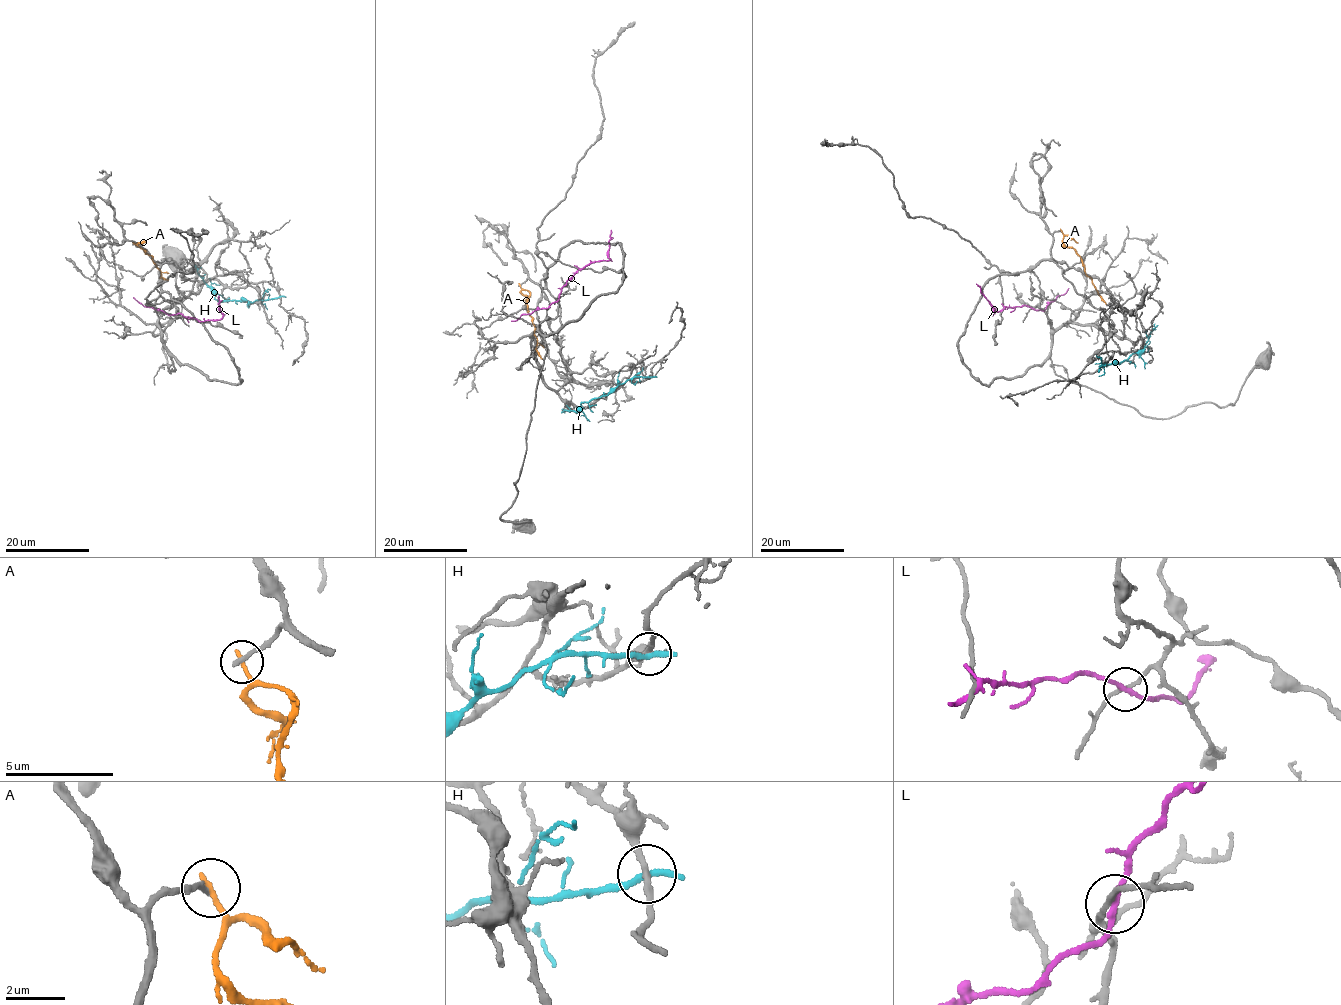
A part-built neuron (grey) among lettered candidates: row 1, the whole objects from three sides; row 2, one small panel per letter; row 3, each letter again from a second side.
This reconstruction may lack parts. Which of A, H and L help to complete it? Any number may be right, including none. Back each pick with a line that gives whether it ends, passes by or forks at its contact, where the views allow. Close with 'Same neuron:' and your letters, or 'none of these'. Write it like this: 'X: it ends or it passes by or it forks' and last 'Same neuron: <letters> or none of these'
Same neuron: none of these

